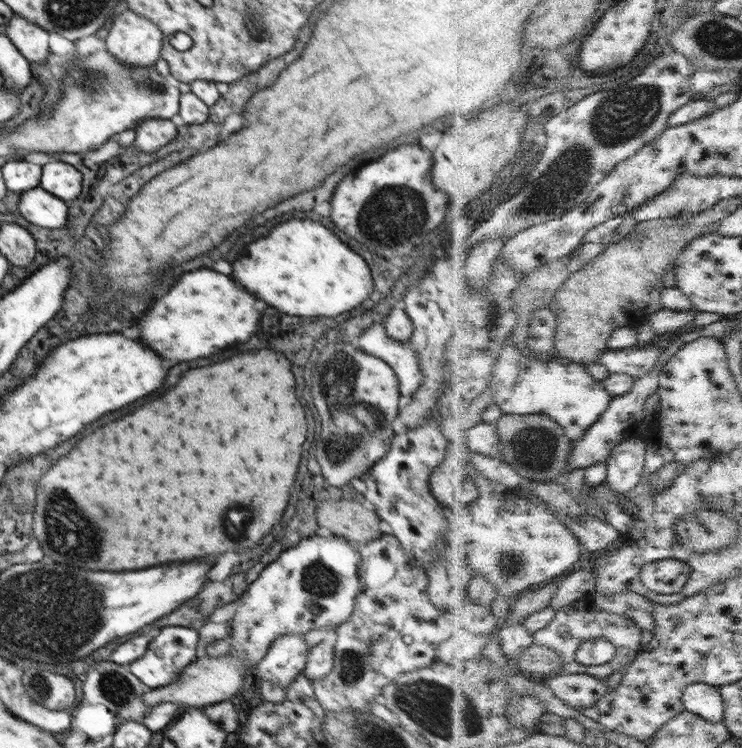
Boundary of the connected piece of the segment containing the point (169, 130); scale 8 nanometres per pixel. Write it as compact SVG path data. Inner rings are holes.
M153 118L141 123L135 128L136 138L134 144L142 152L156 152L163 148L176 136L176 125L171 119Z

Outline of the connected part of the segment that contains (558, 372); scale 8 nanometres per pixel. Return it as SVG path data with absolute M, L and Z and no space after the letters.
M514 334L504 343L493 377L491 388L497 392L494 399L505 414L549 414L566 428L574 444L587 435L616 397L604 386L604 381L596 380L590 374L584 363L559 358L542 361L526 356L517 345Z

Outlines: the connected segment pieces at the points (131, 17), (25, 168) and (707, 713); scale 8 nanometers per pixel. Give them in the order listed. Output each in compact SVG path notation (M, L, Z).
M123 6L114 15L114 25L105 39L106 50L126 66L153 66L161 57L163 34L146 16L138 16Z
M21 159L6 162L1 171L7 190L21 194L39 186L42 167Z
M704 682L691 684L683 696L687 710L714 723L726 719L725 698L721 687L712 686Z

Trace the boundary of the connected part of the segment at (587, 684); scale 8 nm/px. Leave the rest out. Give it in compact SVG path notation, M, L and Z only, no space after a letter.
M588 673L560 674L546 680L556 694L569 706L576 709L592 708L597 705L610 687L608 678L602 680Z

